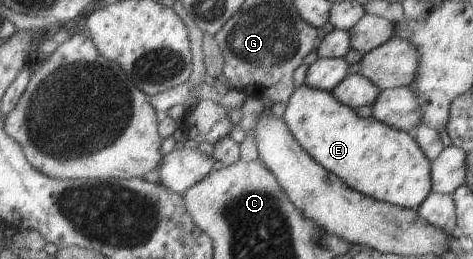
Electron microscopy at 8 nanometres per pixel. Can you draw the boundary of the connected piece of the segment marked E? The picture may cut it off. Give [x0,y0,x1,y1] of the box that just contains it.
[282,82,432,210]

